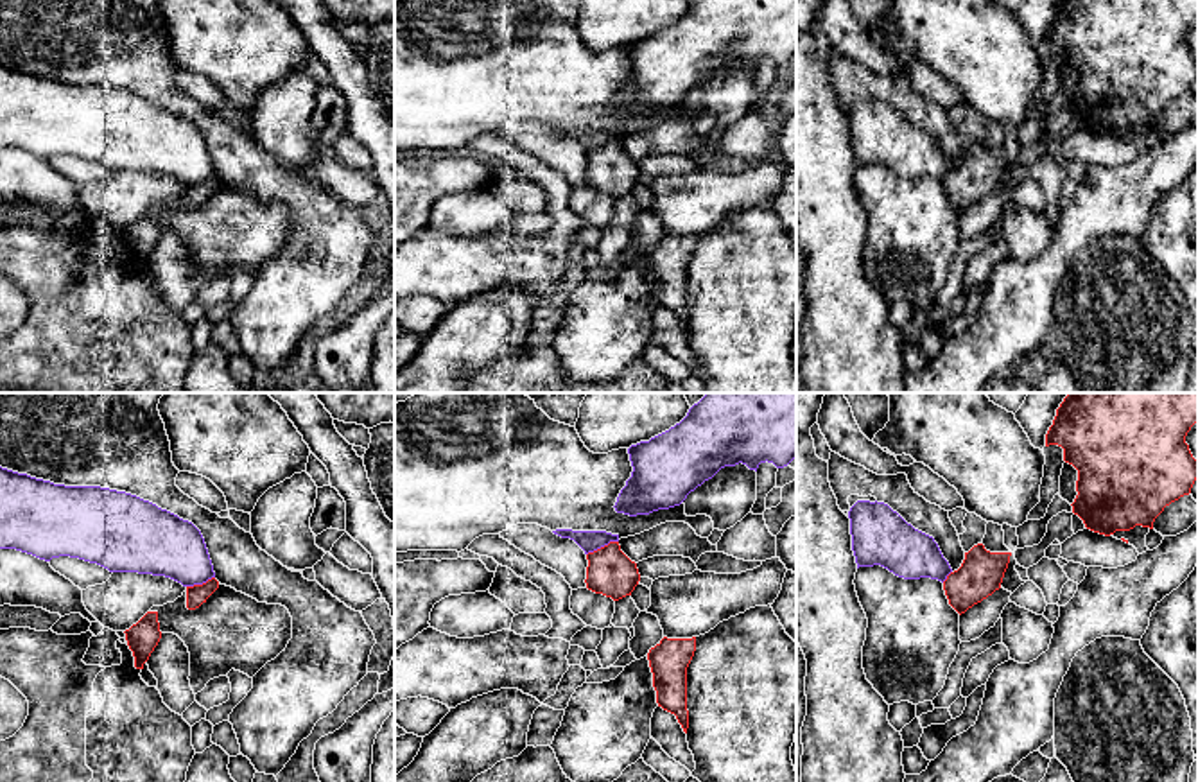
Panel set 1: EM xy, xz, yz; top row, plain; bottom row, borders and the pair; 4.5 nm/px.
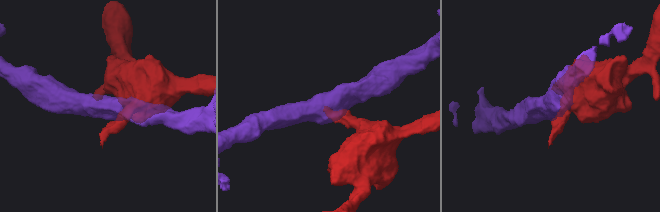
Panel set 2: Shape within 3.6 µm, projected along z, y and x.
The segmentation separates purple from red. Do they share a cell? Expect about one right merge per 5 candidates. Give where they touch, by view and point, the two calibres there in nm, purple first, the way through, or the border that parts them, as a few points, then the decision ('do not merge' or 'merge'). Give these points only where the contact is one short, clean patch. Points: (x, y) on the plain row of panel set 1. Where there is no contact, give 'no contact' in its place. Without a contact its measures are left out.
xz (601, 144) | 100/200 nm | along xz (617, 139), (587, 153) | do not merge

